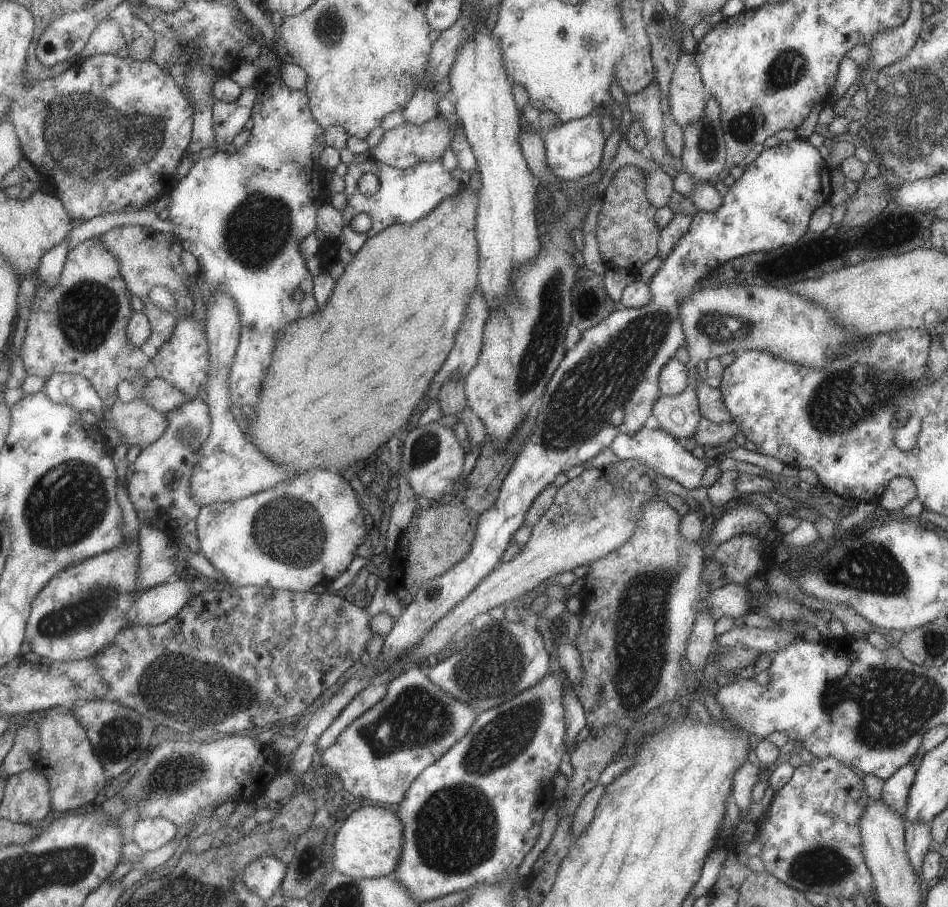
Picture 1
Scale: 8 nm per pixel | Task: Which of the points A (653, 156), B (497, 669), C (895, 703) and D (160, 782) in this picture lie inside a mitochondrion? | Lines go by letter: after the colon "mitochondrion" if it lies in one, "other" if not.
A: other
B: mitochondrion
C: mitochondrion
D: mitochondrion

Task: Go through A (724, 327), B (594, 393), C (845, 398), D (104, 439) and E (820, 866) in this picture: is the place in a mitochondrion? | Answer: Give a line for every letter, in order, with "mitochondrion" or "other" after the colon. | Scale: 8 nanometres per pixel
A: mitochondrion
B: mitochondrion
C: mitochondrion
D: other
E: mitochondrion

